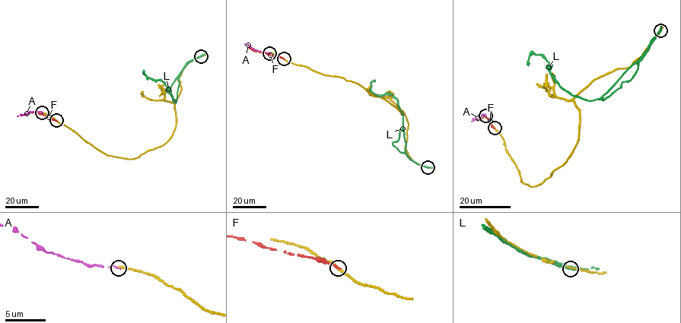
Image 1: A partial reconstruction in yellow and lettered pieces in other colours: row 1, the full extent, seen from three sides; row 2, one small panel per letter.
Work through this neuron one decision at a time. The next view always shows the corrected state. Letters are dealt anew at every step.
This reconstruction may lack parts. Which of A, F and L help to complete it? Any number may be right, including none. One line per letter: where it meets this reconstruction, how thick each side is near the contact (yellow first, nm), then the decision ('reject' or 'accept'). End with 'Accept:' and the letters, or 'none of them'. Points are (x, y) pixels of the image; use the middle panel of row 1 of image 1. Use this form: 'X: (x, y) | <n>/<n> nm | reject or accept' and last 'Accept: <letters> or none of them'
A: (269, 53) | 200/160 nm | reject
F: (284, 58) | 200/220 nm | reject
L: (428, 167) | 200/220 nm | reject
Accept: none of them

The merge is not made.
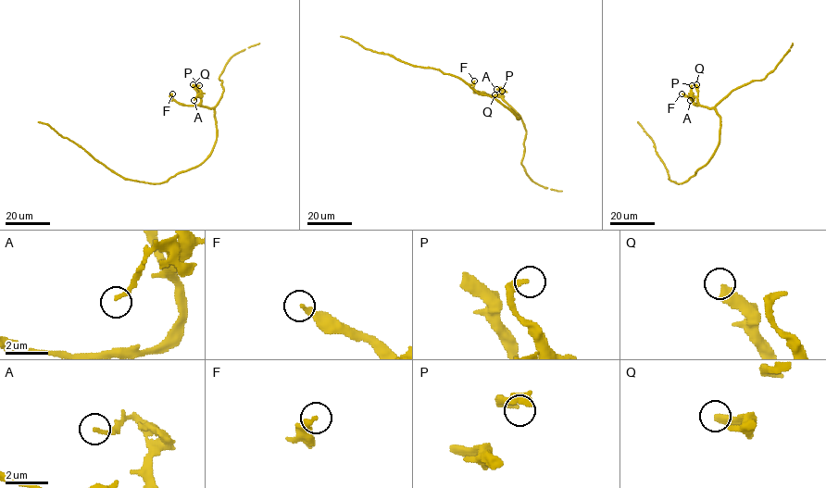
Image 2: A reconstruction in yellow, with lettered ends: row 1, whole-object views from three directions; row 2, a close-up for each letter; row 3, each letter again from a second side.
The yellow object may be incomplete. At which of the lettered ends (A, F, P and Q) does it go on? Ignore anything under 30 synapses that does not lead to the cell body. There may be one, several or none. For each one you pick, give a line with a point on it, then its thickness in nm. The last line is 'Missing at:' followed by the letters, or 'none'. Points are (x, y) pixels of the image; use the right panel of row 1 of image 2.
Q: Place: (696, 84). Thickness 440 nm
Missing at: Q

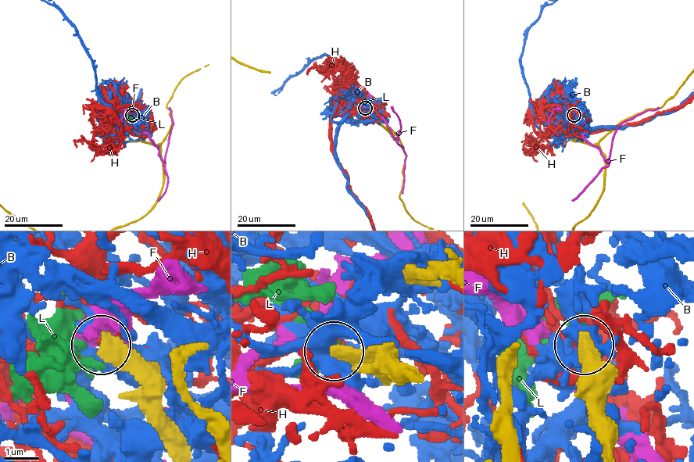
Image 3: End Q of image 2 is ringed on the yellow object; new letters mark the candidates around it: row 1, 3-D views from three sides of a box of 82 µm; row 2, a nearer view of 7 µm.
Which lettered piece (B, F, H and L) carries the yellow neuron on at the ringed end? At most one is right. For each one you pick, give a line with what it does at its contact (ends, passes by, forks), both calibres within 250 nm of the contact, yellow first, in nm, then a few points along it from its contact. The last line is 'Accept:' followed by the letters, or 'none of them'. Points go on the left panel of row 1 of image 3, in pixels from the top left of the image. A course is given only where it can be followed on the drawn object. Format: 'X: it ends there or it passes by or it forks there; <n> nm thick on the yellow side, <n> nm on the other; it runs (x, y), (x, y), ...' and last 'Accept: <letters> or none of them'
Accept: none of them

